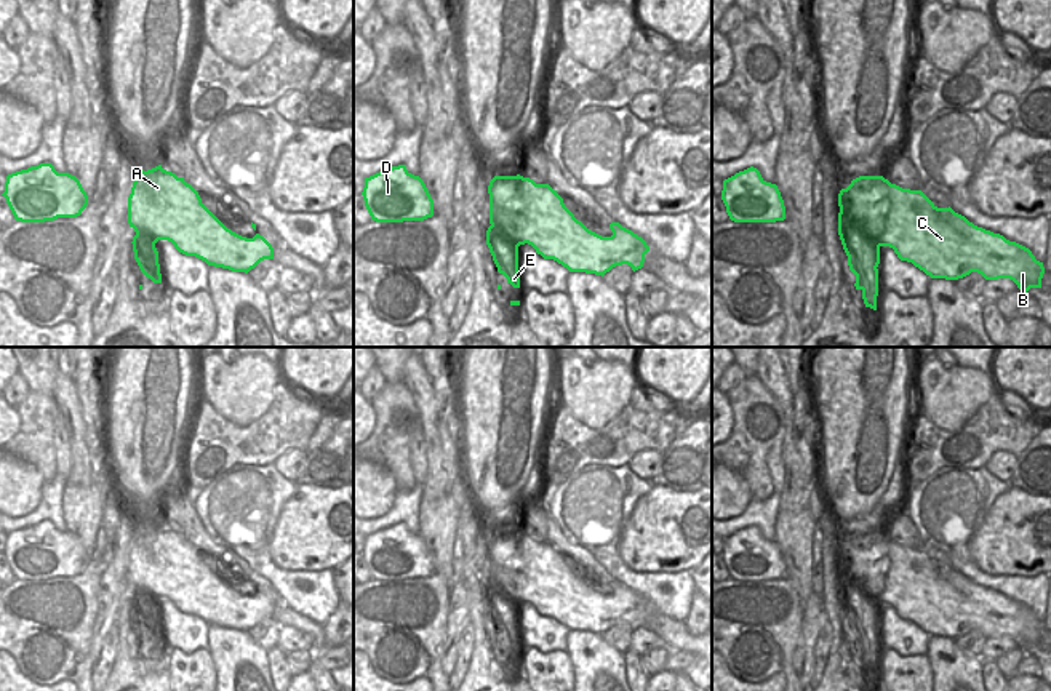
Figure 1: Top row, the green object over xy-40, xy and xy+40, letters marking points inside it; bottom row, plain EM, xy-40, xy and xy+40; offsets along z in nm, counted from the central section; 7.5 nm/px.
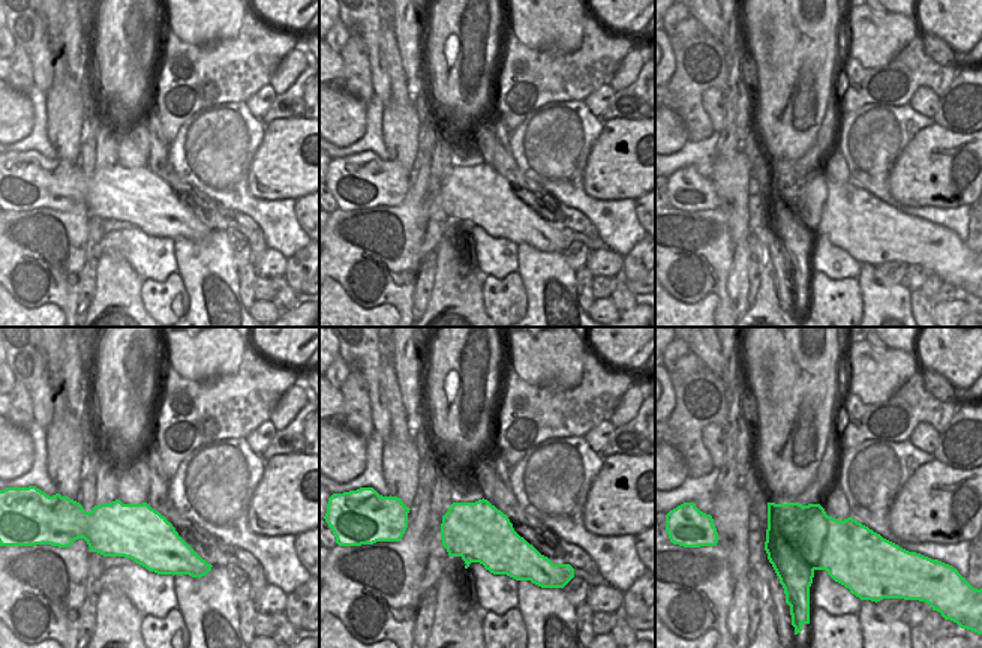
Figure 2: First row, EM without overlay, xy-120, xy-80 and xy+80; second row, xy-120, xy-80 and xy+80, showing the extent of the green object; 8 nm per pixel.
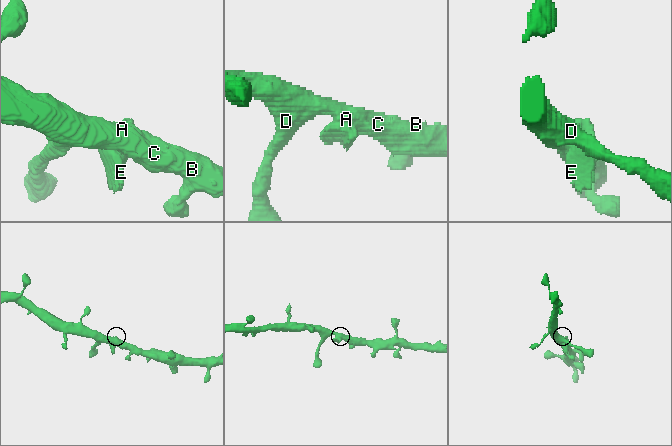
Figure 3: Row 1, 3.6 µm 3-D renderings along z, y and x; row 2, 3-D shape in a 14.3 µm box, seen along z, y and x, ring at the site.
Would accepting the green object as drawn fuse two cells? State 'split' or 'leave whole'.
split

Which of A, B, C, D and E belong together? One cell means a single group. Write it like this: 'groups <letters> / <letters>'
groups A B C D / E

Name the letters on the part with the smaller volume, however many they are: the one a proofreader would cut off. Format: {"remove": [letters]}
{"remove": ["E"]}

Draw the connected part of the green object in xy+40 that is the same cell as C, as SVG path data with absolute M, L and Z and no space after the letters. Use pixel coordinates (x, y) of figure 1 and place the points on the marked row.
M885 178L883 190L888 194L886 208L870 208L869 202L854 202L846 213L869 238L878 246L893 248L901 261L912 262L931 278L958 280L977 272L985 280L1009 278L1025 293L1030 288L1041 288L1045 267L1029 248L974 226L950 206L937 208L921 190L902 189Z

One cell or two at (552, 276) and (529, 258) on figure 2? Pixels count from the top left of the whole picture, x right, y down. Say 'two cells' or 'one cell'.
one cell

